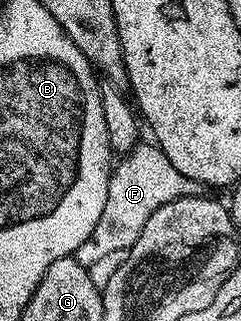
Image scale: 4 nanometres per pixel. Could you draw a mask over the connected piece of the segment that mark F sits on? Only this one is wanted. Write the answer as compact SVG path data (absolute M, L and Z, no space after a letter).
M148 141L139 142L118 162L111 170L104 212L93 229L92 237L80 245L80 249L74 254L77 262L87 268L109 253L128 251L139 239L149 217L160 206L166 205L168 201L182 199L184 196L201 195L204 191L202 184L184 177L168 161L167 155L157 147L157 144Z

